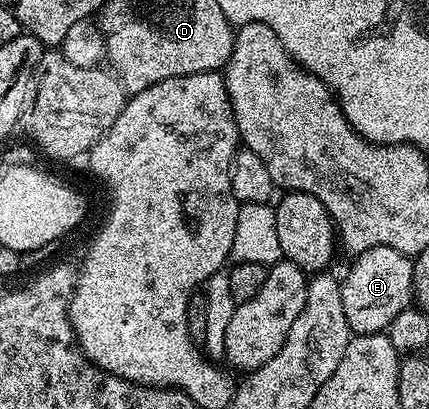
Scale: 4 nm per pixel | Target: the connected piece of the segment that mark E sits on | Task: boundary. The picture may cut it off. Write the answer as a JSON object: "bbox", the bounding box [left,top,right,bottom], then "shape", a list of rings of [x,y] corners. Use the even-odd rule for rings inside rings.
{"bbox":[340,246,413,333],"shape":[[[374,246],[359,253],[353,260],[356,261],[349,266],[348,273],[340,280],[342,314],[346,314],[346,322],[351,326],[353,333],[384,332],[388,325],[394,322],[394,318],[398,318],[398,314],[402,314],[402,310],[406,310],[413,303],[413,261],[390,246]]]}

